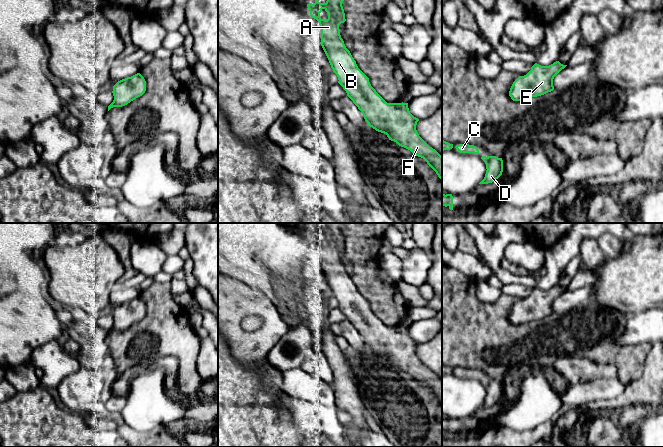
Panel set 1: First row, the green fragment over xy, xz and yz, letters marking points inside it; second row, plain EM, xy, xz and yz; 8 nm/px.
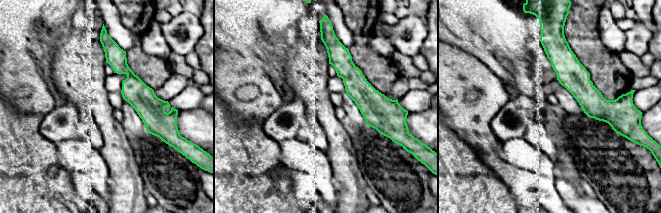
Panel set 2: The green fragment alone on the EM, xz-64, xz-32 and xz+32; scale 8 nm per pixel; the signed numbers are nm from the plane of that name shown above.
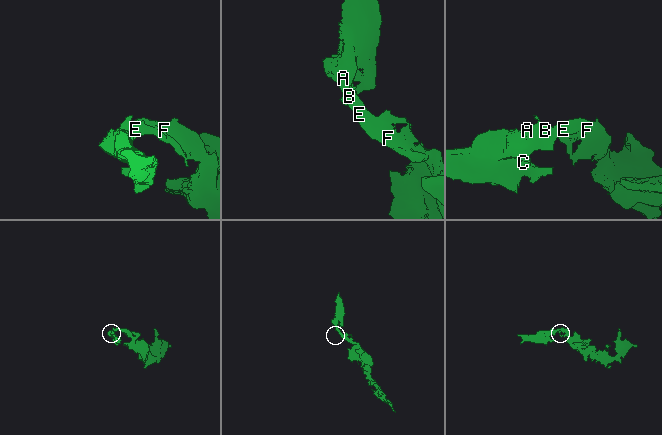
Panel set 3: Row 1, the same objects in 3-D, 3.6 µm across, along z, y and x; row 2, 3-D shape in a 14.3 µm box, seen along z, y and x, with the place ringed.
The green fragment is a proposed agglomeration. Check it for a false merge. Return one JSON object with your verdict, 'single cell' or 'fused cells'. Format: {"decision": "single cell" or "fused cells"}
{"decision": "single cell"}

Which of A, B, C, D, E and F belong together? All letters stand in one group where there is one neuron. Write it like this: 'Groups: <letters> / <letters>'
Groups: A B C D E F

